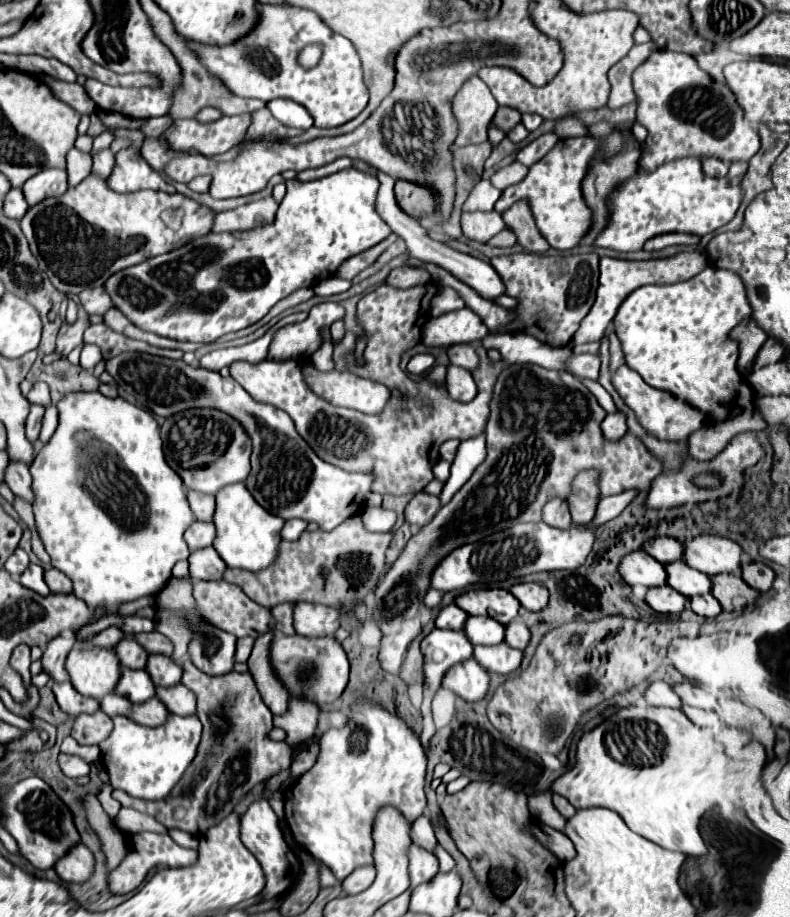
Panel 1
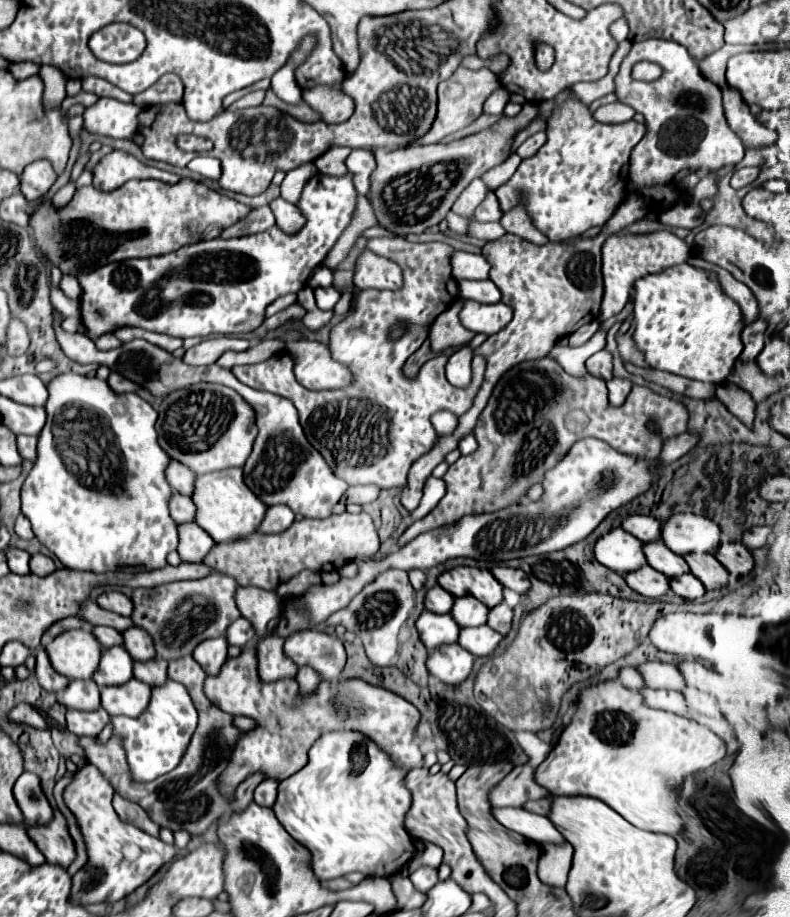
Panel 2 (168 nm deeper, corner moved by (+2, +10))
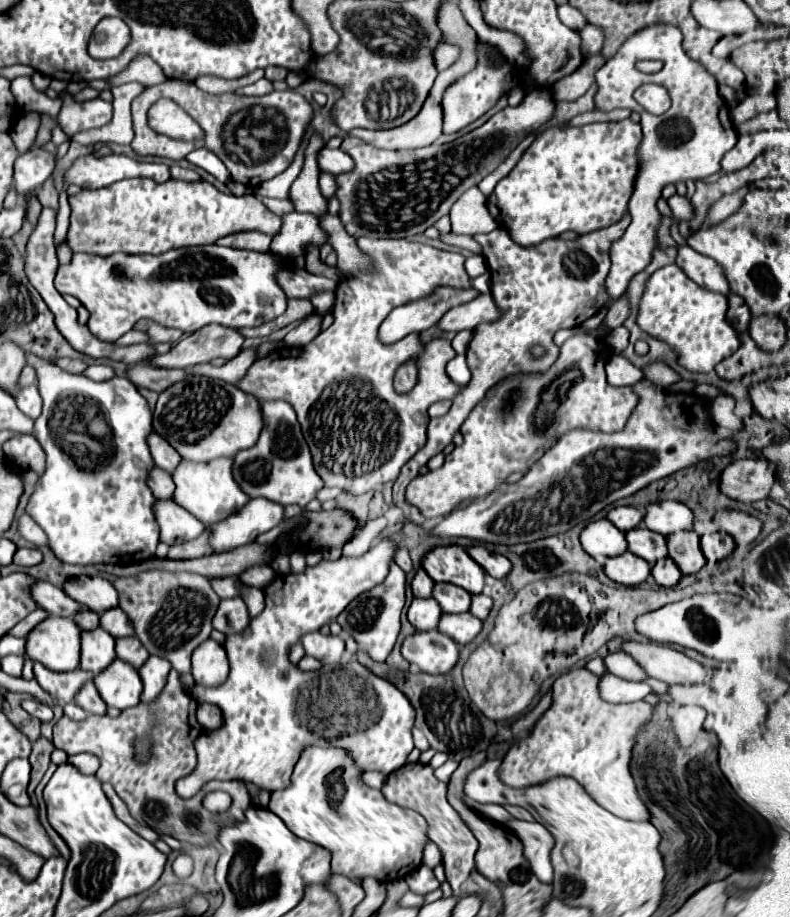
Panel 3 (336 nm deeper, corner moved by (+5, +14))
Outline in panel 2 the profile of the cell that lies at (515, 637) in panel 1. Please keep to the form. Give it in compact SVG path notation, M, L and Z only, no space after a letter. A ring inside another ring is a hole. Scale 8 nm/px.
M500 603L496 605L494 609L490 609L490 617L488 617L488 625L502 633L502 635L508 635L510 627L512 627L512 617L514 617L514 611L506 605L506 603Z

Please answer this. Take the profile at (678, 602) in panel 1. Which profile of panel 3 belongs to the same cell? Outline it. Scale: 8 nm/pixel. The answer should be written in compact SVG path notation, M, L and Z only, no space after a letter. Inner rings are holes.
M625 551L617 557L607 557L603 571L611 581L635 587L647 581L647 577L651 575L651 565L647 565L647 561L643 561L641 557L635 557L631 551Z

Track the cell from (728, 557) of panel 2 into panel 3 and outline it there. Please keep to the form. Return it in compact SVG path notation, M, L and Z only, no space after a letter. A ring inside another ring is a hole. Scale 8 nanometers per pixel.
M709 533L701 537L701 551L707 561L721 561L735 549L733 539L727 533Z

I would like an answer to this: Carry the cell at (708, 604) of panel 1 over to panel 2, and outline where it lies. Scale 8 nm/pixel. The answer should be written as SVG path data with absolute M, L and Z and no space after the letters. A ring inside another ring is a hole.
M690 573L682 575L680 579L678 577L676 579L670 579L670 587L674 589L676 595L680 595L684 599L690 599L690 601L698 599L704 593L704 585L700 581L696 581Z

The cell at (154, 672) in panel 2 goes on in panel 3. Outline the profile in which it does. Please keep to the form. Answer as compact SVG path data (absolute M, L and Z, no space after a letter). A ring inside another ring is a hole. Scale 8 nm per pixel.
M135 637L115 639L115 653L117 653L119 659L131 663L135 669L139 669L147 661L147 657L149 657L147 649L143 649L141 641L137 641Z

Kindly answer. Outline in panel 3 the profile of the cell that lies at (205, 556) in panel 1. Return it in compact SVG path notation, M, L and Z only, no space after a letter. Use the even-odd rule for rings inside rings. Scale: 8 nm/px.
M173 499L155 501L153 513L159 525L159 539L167 545L195 539L205 531L205 525L181 505L177 505Z

